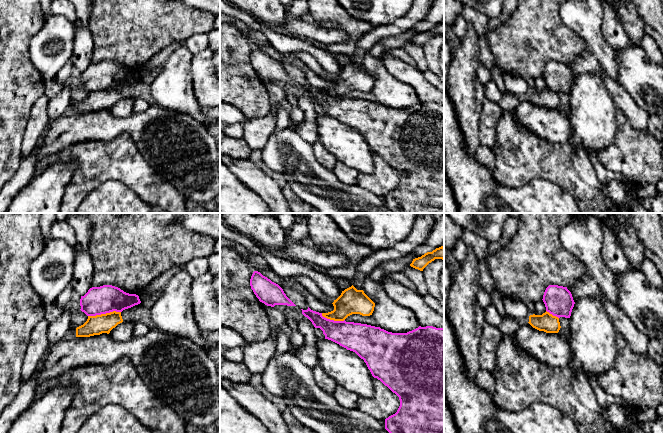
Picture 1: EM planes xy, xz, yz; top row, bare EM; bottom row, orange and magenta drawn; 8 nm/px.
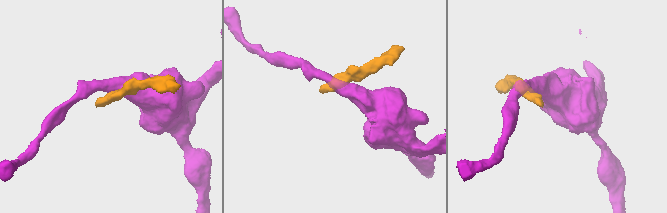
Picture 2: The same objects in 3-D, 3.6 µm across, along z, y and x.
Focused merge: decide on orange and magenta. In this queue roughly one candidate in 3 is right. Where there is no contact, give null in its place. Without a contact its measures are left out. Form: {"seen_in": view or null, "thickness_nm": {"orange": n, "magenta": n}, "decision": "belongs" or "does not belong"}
{"seen_in": "xy", "thickness_nm": {"orange": 160, "magenta": 220}, "decision": "does not belong"}

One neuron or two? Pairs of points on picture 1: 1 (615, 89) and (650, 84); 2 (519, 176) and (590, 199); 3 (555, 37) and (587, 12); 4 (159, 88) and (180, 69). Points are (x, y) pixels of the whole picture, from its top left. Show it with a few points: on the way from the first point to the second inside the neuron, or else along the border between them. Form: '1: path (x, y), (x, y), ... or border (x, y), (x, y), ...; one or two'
1: border (617, 81), (639, 106); two
2: path (537, 171), (556, 171), (572, 187); one
3: border (559, 10), (561, 20), (585, 42); two
4: path (164, 85), (175, 74); one

